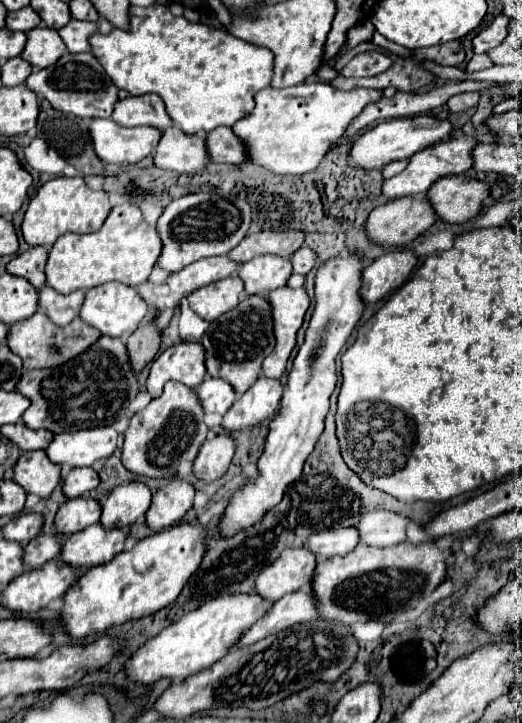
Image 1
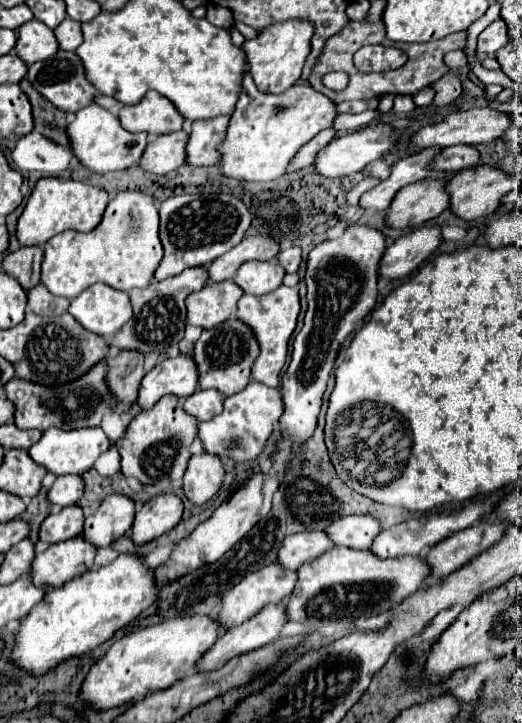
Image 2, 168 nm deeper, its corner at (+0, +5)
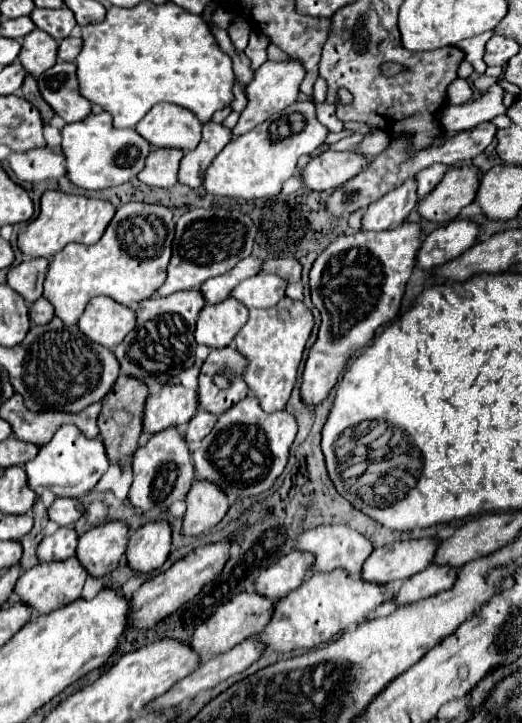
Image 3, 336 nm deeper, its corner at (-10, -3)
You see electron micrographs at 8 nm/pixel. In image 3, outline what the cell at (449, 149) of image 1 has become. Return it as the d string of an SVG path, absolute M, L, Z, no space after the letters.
M406 179L400 187L392 189L366 209L362 217L362 229L384 231L398 227L414 209L416 201L416 179Z

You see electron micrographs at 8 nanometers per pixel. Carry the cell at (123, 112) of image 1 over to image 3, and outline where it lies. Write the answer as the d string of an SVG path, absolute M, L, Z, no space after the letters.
M160 103L136 125L136 131L152 147L176 147L192 151L200 143L202 121L184 107Z

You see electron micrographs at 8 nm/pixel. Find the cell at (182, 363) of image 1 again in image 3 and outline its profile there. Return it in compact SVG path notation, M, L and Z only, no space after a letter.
M164 385L160 389L160 393L154 393L148 397L146 401L146 409L144 409L144 425L150 433L158 433L162 431L164 427L170 427L170 425L184 425L188 423L196 411L198 411L198 393L196 389L186 389L184 385Z

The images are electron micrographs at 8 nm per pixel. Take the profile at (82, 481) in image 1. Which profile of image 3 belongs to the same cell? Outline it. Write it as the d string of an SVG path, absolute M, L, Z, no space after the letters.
M70 497L56 499L48 509L50 519L56 521L58 525L74 525L82 513L84 513L82 503L78 499L70 499Z

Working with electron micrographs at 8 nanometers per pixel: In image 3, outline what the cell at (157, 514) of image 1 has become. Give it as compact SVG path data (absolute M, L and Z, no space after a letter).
M152 521L138 527L128 543L126 559L132 569L140 573L150 573L168 559L172 543L172 523Z

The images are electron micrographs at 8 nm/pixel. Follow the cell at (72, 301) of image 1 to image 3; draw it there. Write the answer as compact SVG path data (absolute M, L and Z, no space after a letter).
M40 297L40 299L34 301L32 307L30 307L30 319L32 319L32 323L36 323L36 325L50 323L50 321L54 319L54 305L52 305L46 297Z

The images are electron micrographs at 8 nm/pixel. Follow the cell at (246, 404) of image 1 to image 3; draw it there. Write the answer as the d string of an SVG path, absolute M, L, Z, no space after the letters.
M248 395L218 417L212 433L192 453L196 479L218 483L228 497L260 495L272 487L286 467L290 445L296 437L296 419L286 411L266 413L254 395Z

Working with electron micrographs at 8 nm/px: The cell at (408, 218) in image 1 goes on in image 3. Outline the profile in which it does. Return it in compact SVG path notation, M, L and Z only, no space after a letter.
M452 167L444 179L422 199L416 209L422 219L432 223L448 223L458 217L462 207L470 205L476 197L480 175L474 167Z

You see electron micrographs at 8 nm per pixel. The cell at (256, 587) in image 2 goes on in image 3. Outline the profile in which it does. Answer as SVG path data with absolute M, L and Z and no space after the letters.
M242 591L242 593L234 595L234 599L230 599L230 603L224 603L222 607L218 607L218 611L214 611L212 617L202 623L202 627L196 627L194 637L192 637L192 647L200 655L218 655L218 653L230 651L240 641L262 633L262 629L270 623L276 603L278 603L278 599L270 599L260 593Z

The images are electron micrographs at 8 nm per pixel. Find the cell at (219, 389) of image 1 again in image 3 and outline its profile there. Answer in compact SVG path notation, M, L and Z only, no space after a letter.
M198 411L190 421L188 425L184 427L184 437L188 443L198 443L202 437L206 437L212 427L216 425L218 421L218 415L210 415L208 411Z

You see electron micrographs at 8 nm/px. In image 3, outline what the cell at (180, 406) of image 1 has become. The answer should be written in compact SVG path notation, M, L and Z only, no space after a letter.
M166 427L164 431L154 433L154 437L150 437L150 441L144 447L136 449L132 455L132 473L134 481L128 493L130 505L150 513L150 511L164 511L176 499L184 499L194 481L194 465L186 437L180 433L180 429Z

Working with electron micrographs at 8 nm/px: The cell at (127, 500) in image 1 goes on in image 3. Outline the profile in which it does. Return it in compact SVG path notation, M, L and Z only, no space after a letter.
M108 521L80 537L76 557L90 575L102 577L118 567L126 553L128 537L128 525L124 521Z

